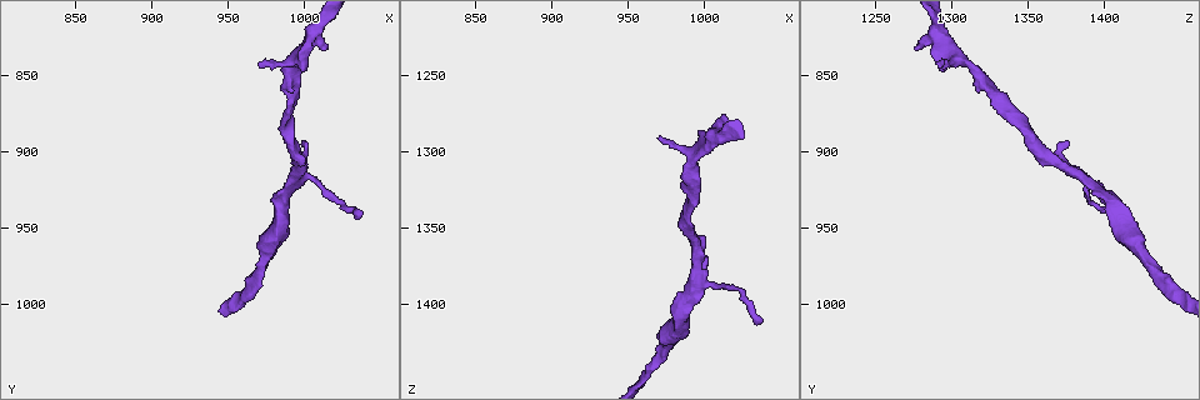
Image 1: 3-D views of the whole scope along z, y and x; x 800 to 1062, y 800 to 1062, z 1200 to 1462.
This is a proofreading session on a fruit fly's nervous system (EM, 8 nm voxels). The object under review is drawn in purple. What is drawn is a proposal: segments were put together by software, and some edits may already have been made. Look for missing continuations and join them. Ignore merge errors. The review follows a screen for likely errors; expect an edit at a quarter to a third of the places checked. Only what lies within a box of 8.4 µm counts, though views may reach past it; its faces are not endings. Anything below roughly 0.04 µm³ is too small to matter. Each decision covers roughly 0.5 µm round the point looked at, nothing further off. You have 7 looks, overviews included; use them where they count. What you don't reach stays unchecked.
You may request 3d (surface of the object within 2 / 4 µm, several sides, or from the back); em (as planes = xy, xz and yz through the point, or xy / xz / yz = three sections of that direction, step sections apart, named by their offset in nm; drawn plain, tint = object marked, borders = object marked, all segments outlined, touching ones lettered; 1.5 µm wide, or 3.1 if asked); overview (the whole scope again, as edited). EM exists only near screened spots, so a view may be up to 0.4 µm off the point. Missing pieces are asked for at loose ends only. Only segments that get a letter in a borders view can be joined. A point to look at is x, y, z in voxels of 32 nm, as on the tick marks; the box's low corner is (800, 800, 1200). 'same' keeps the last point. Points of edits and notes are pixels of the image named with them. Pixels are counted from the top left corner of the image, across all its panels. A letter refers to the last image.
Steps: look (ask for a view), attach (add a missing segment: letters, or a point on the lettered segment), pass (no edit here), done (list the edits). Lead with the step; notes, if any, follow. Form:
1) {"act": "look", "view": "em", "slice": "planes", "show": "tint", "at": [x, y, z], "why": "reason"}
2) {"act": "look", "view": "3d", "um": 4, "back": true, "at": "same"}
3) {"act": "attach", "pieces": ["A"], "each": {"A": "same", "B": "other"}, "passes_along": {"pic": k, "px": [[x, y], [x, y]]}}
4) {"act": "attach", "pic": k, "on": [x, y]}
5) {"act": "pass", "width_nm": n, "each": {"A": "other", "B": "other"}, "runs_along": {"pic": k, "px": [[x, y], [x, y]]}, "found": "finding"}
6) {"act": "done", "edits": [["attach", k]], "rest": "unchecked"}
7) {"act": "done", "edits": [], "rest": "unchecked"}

{"act": "look", "view": "3d", "um": 4, "at": [1000, 892, 1376]}

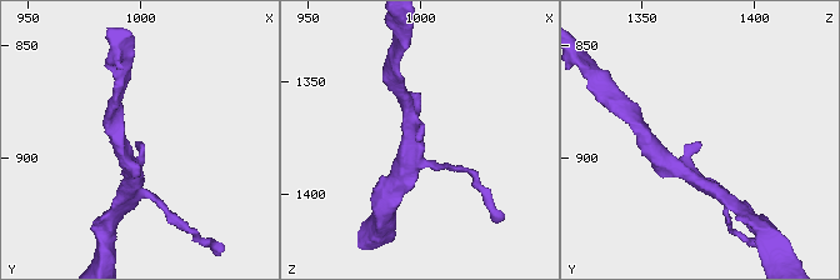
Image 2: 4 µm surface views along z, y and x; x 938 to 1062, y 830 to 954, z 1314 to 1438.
{"act": "look", "view": "em", "slice": "planes", "show": "borders", "at": [998, 892, 1374], "why": "shape alone is not enough"}

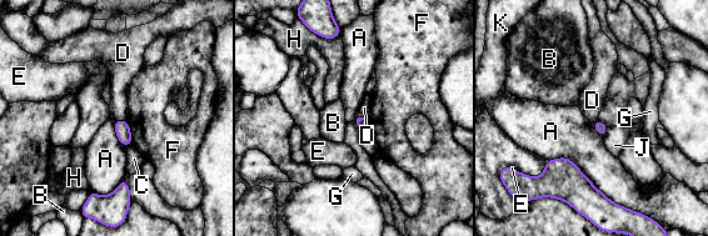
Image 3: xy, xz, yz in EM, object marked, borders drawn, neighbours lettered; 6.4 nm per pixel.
{"act": "pass", "each": {"A": "other", "B": "other", "C": "other", "D": "other", "E": "other", "F": "other", "G": "other", "H": "other", "J": "other", "K": "other"}, "found": "none of them fits"}

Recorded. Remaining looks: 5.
{"act": "look", "view": "3d", "um": 4, "at": [970, 840, 1290], "why": "thin end"}

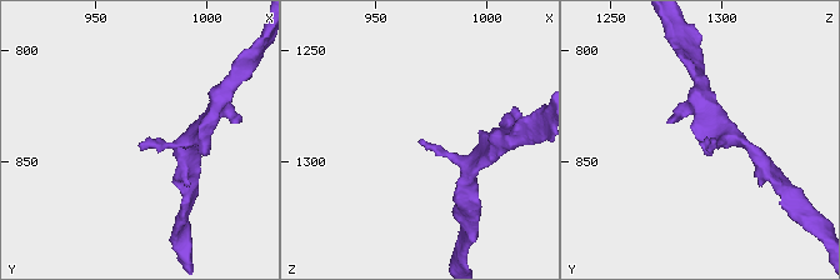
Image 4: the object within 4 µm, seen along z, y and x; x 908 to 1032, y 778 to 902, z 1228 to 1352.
{"act": "look", "view": "em", "slice": "planes", "show": "plain", "at": [970, 841, 1291]}

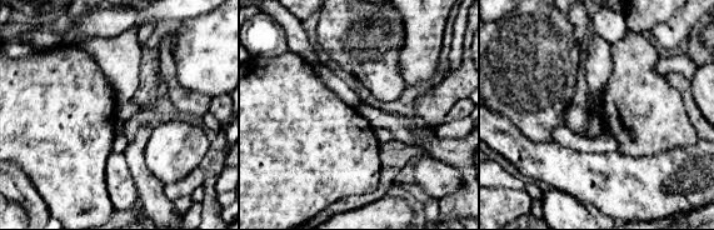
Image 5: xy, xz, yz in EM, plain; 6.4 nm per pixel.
{"act": "look", "view": "em", "slice": "planes", "show": "borders", "at": "same"}

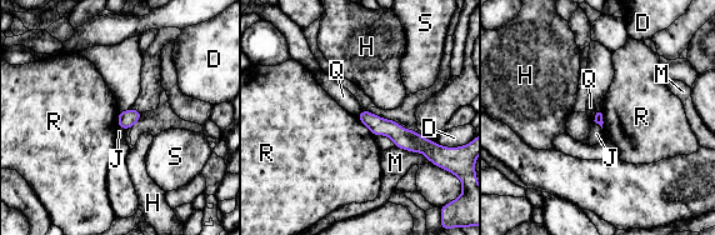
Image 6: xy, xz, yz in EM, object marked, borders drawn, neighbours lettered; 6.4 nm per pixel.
{"act": "pass", "each": {"D": "other", "H": "other", "J": "other", "M": "other", "Q": "other", "R": "other", "S": "other"}, "runs_along": {"pic": 6, "px": [[361, 116], [401, 138], [430, 144]]}, "found": "none of them fits"}

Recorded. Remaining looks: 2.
{"act": "look", "view": "em", "slice": "planes", "show": "borders", "at": [1034, 944, 1412], "why": "branch stops here"}

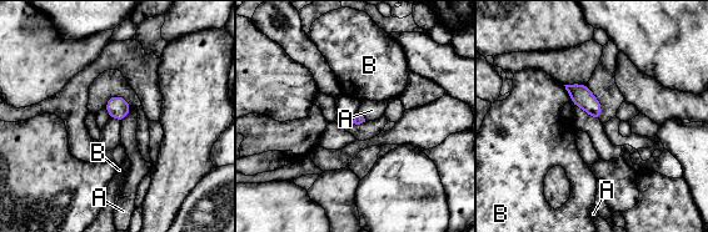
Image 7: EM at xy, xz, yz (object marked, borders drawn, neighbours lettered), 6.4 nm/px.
{"act": "pass", "longest_contact_nm": ["B", 150], "each": {"A": "other", "B": "other"}, "found": "no lettered segment goes on from it"}

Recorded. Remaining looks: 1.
{"act": "done", "edits": [], "rest": "unchecked"}

